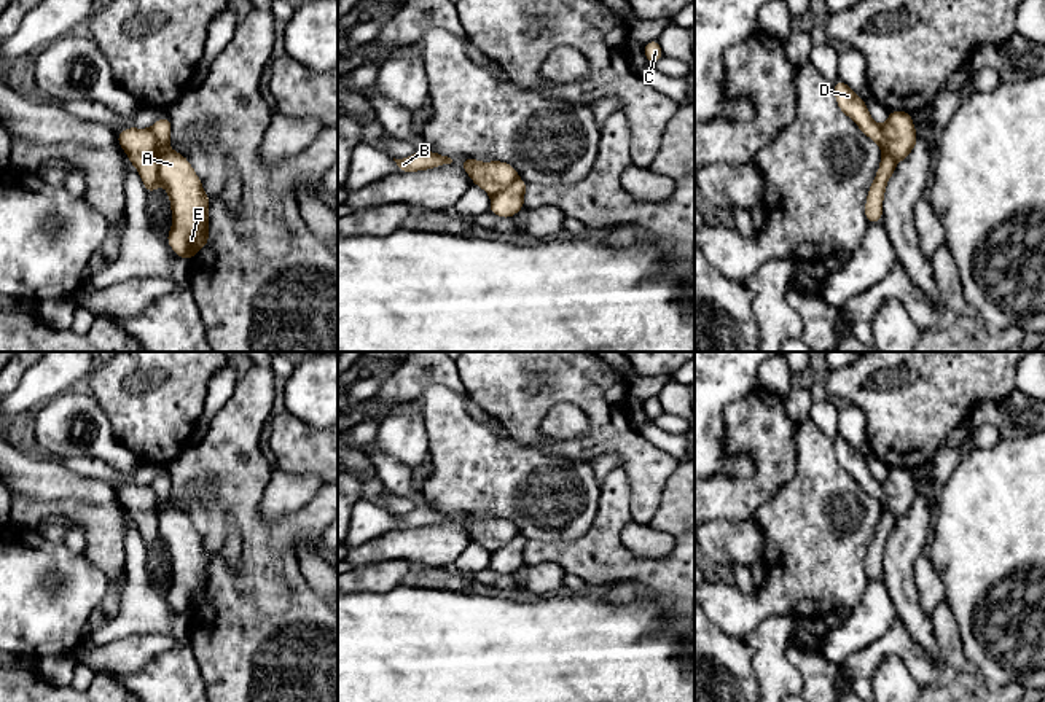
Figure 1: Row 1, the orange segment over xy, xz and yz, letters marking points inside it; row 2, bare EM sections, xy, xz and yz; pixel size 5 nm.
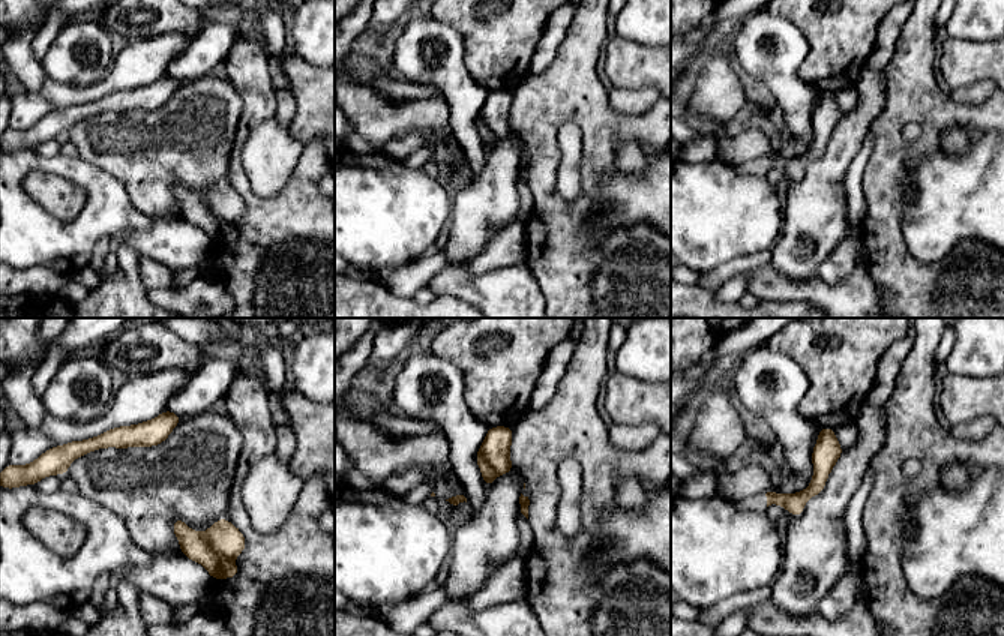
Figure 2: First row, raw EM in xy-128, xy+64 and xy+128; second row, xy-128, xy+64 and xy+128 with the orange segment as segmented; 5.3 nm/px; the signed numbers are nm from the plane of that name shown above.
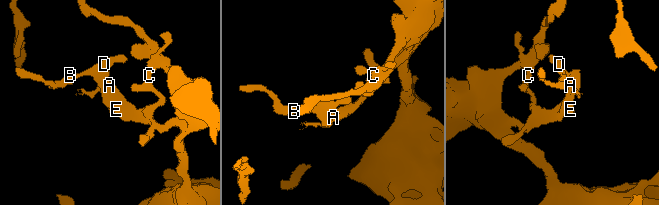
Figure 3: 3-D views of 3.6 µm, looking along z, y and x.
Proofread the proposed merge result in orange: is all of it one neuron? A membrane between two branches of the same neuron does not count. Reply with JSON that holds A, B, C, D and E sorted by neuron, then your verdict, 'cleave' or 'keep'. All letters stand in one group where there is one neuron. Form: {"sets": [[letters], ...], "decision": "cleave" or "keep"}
{"sets": [["A", "C", "E"], ["B", "D"]], "decision": "cleave"}

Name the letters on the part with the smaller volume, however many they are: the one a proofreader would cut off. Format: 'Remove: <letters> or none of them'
Remove: A, C, E

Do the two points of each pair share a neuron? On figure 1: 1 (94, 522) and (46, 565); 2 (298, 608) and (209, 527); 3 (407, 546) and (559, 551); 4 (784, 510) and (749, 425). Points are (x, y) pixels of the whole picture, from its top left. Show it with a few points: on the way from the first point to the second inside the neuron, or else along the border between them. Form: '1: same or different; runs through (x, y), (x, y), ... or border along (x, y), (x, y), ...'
1: different; border along (83, 554), (110, 580)
2: same; runs through (268, 578), (263, 572), (262, 545), (239, 518)
3: different; border along (528, 538), (545, 542), (566, 540)
4: different; border along (795, 459), (794, 475), (754, 516)

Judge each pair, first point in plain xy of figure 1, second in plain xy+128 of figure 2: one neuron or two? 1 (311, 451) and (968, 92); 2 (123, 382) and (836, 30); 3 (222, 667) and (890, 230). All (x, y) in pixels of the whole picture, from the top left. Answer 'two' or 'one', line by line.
1: two
2: one
3: one

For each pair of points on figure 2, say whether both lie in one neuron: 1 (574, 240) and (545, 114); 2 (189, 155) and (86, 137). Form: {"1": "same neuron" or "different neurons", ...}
{"1": "same neuron", "2": "same neuron"}

